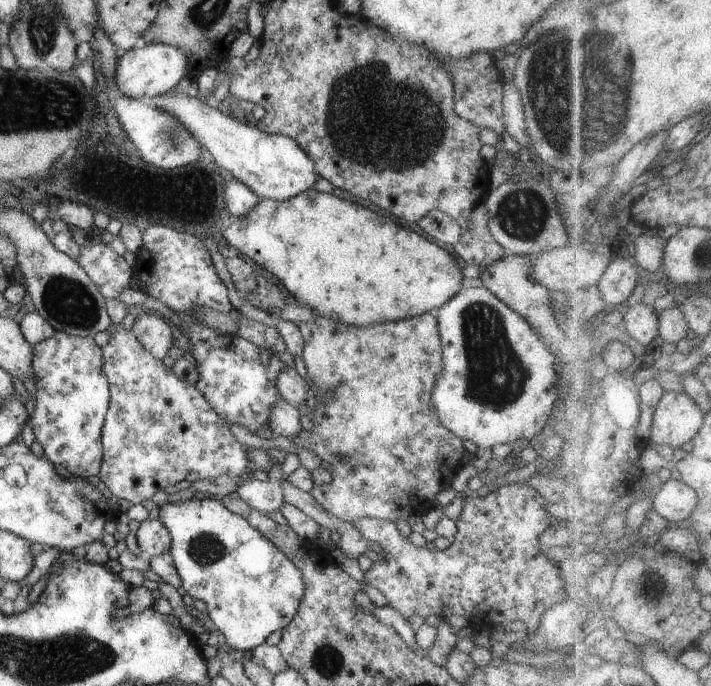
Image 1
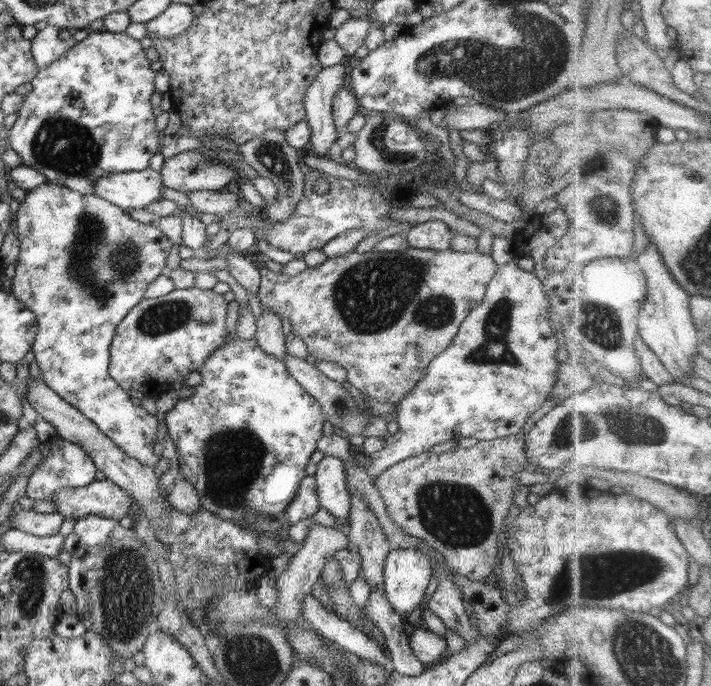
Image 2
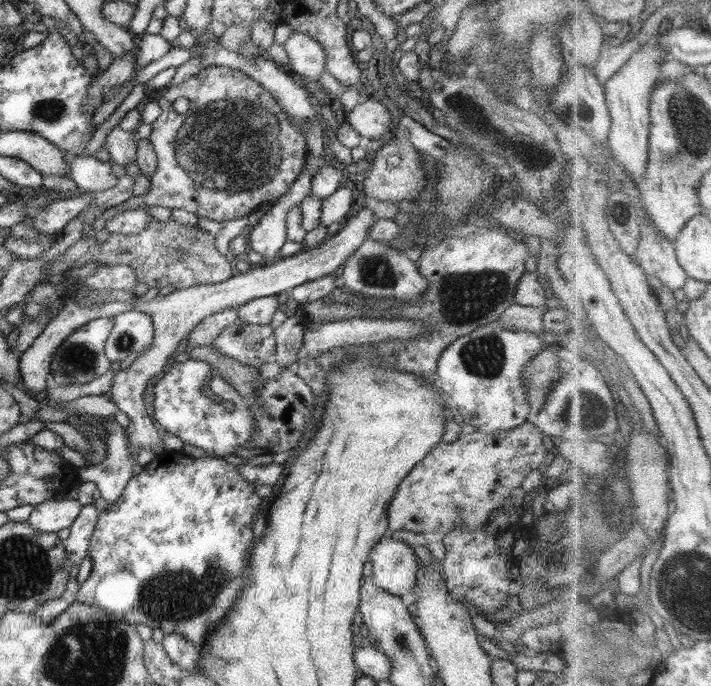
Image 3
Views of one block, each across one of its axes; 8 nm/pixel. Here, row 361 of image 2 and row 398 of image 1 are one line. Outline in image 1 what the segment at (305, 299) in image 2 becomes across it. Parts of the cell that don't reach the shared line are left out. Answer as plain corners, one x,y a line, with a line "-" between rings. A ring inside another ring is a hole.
435,313
422,314
422,316
412,317
409,319
399,320
396,322
385,322
382,324
373,324
367,327
357,327
338,322
334,319
317,317
314,320
306,320
298,324
300,332
304,338
304,350
302,351
302,360
307,369
307,374
314,384
316,384
317,398
320,400
314,410
311,410
309,420
312,421
312,430
302,429
302,432
294,438
298,448
308,450
312,454
316,454
318,458
322,458
324,462
330,463
332,472
332,482
325,485
314,485
309,492
312,498
320,504
320,506
348,523
361,518
376,518
376,520
388,520
388,522
397,521
399,518
408,518
410,514
424,514
432,507
436,507
436,494
442,490
450,489
455,472
463,466
462,456
464,456
464,441
449,430
446,430
440,419
436,416
436,410
432,406
430,396
432,396
432,388
436,384
436,378
440,376
442,370
442,341
438,332
438,323

